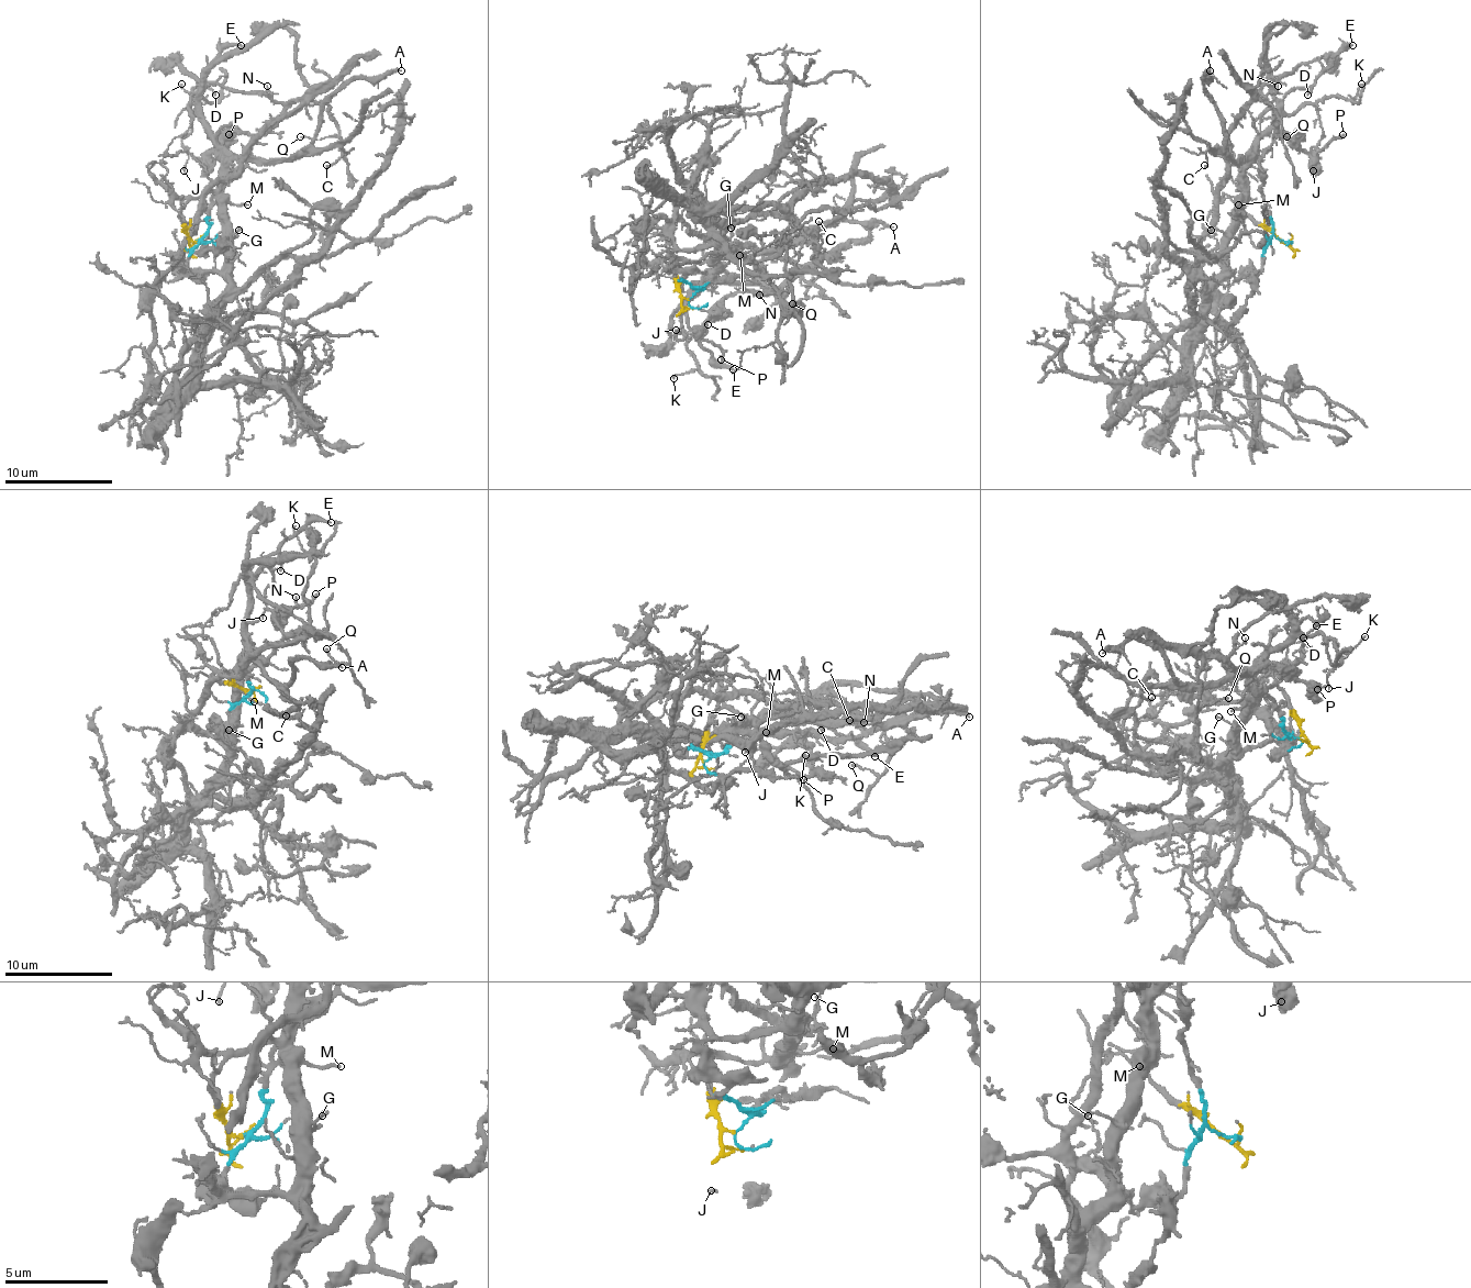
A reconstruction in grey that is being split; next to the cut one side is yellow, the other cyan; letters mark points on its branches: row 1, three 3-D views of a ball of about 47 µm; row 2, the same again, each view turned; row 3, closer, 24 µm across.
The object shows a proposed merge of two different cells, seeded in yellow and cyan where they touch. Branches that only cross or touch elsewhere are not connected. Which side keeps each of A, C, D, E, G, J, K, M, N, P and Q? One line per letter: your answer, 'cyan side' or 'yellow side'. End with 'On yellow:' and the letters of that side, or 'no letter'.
A: yellow side
C: yellow side
D: yellow side
E: yellow side
G: yellow side
J: yellow side
K: yellow side
M: yellow side
N: cyan side
P: cyan side
Q: cyan side
On yellow: A, C, D, E, G, J, K, M

